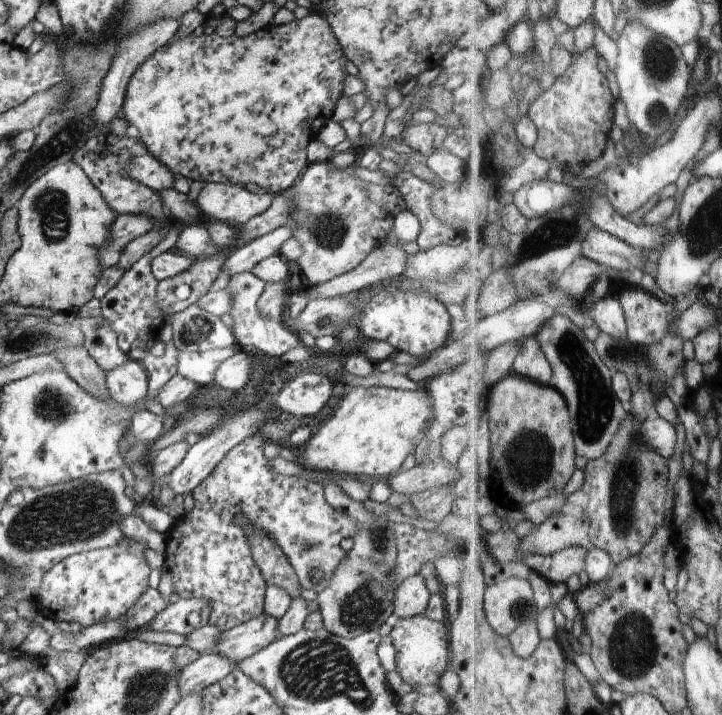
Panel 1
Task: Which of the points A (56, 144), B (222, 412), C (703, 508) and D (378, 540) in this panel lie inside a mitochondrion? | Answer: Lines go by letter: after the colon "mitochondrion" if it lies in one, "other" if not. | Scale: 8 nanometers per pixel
A: mitochondrion
B: other
C: other
D: mitochondrion

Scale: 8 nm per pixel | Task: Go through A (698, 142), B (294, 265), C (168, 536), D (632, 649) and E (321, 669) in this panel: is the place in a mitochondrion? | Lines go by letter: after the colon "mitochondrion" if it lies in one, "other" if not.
A: other
B: other
C: other
D: mitochondrion
E: mitochondrion

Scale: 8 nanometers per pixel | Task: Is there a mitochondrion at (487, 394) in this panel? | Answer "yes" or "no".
no

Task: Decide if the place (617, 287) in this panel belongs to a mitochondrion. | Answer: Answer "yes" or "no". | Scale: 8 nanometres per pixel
no

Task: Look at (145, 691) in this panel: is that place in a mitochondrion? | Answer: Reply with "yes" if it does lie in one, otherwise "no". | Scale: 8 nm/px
yes

